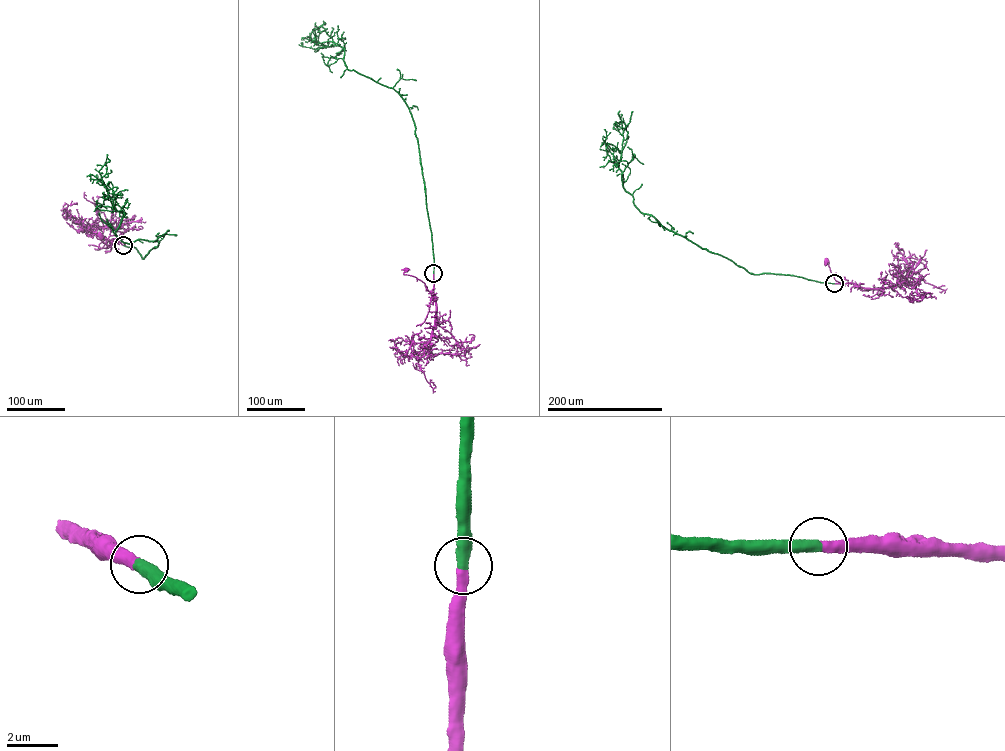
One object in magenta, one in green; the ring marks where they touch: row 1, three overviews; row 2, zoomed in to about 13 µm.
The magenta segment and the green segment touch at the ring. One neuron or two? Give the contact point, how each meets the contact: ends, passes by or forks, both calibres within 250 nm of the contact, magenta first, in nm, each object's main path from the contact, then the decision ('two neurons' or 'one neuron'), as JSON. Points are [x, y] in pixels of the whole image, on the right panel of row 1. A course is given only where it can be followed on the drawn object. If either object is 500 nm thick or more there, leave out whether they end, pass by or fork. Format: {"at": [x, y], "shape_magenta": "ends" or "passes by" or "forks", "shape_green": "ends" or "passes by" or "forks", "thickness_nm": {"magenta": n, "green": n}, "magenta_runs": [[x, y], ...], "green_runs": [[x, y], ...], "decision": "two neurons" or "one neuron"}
{"at": [834, 283], "shape_magenta": "ends", "shape_green": "ends", "thickness_nm": {"magenta": 400, "green": 440}, "magenta_runs": [[834, 283], [854, 284], [837, 281], [826, 261]], "green_runs": [[834, 283], [751, 274], [641, 212], [624, 188], [618, 166], [623, 139], [619, 110]], "decision": "one neuron"}

